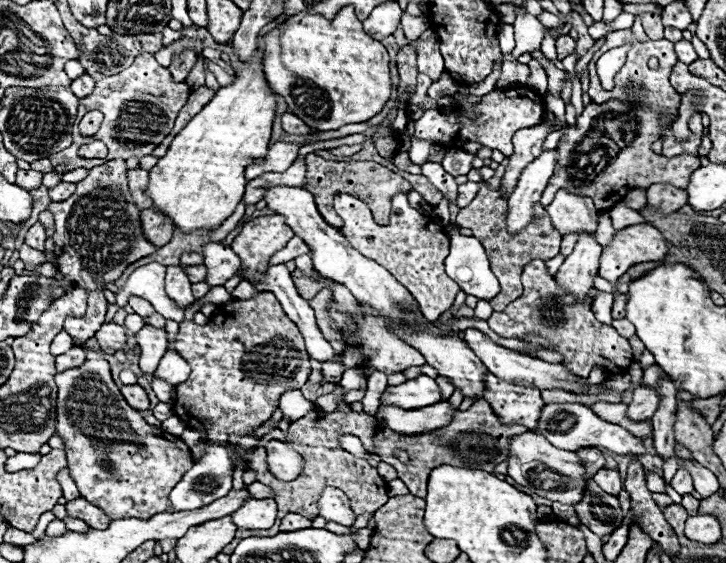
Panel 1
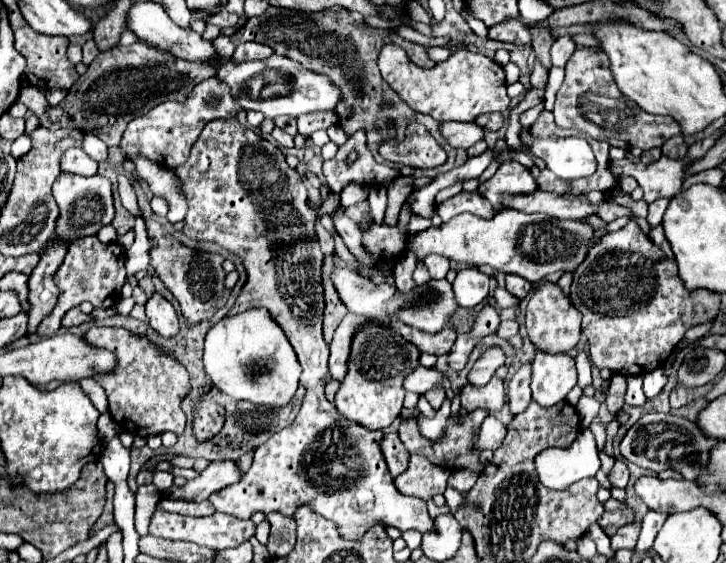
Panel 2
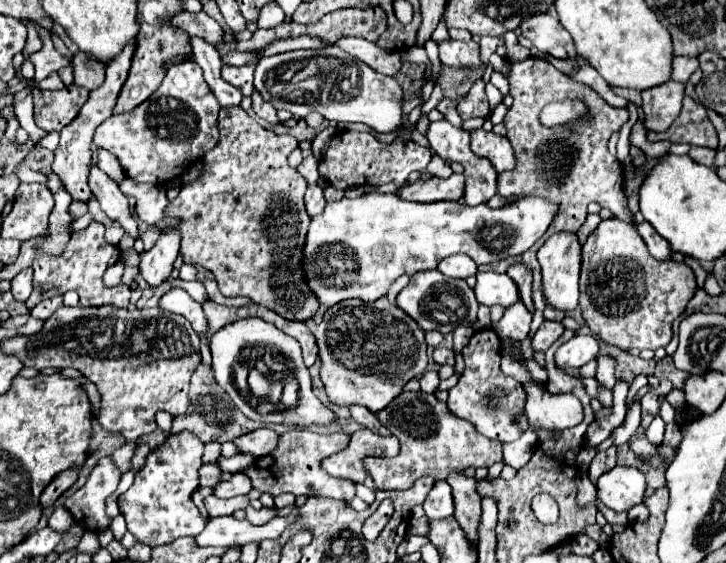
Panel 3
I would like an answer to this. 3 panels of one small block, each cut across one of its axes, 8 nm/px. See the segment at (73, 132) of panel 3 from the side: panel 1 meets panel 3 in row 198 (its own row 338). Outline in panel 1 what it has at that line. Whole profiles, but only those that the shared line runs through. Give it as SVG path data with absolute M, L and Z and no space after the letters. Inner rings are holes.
M110 160L102 166L92 168L88 176L76 184L76 192L68 200L48 204L48 210L52 212L56 222L56 232L52 238L56 244L56 266L60 264L58 272L66 280L70 280L74 288L86 288L88 294L86 314L82 318L68 316L64 320L64 330L76 342L86 342L102 326L108 308L102 290L108 284L114 284L132 262L146 258L158 250L158 246L150 244L142 232L140 208L134 204L134 200L130 200L126 172L126 160Z

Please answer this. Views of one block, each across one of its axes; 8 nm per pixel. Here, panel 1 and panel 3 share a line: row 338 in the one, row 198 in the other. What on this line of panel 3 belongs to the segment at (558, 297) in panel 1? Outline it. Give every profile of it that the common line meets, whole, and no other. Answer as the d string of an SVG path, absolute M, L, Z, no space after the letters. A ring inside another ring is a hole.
M526 58L518 64L512 64L508 82L510 82L510 96L514 98L514 104L508 110L504 124L508 128L508 140L516 152L516 168L512 172L502 172L498 176L498 194L518 196L518 198L542 196L542 198L548 198L550 202L560 204L560 212L556 220L528 252L520 256L504 258L498 264L488 266L488 270L506 272L508 266L512 264L526 264L534 272L536 312L534 312L532 330L530 330L530 336L534 336L538 326L544 322L542 312L546 308L546 302L542 296L542 276L540 276L540 268L536 266L536 252L542 246L542 242L558 232L576 232L586 220L590 202L598 202L602 208L612 210L612 214L624 222L634 220L634 214L626 206L624 178L614 178L614 166L608 166L608 146L606 146L612 132L620 130L620 126L628 122L628 110L612 108L592 88L574 82L570 76L562 74L550 62L540 58ZM566 98L584 100L590 106L592 120L582 122L580 126L574 126L574 128L544 128L538 122L540 110L548 102L566 100Z

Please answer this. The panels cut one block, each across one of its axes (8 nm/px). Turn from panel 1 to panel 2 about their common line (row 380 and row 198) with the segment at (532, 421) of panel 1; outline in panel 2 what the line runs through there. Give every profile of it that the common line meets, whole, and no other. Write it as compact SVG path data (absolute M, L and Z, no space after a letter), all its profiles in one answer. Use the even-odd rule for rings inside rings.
M506 162L498 168L498 172L480 184L478 192L494 206L496 212L504 210L506 196L516 196L516 194L532 194L536 192L536 180L532 178L530 170L526 170L518 162Z

